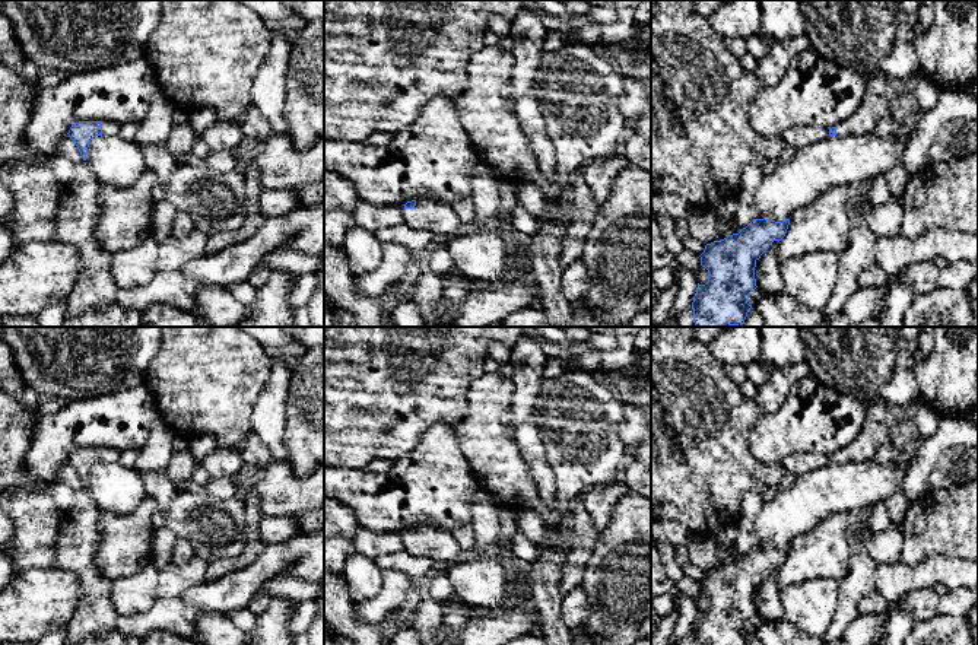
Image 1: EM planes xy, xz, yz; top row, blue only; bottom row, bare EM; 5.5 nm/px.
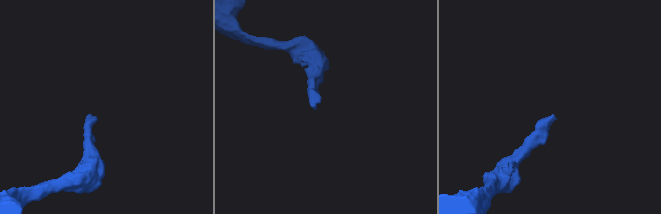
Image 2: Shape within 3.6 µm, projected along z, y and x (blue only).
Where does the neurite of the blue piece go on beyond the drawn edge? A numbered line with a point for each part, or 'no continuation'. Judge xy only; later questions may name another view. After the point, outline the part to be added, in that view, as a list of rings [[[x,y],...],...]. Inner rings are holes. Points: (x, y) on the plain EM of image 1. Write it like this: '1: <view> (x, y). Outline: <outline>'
1: xy (110, 456). Outline: [[[102,447],[102,463],[118,463],[120,451],[114,448]]]

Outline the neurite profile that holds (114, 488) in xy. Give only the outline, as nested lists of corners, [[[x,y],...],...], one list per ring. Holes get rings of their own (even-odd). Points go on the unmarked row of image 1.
[[[96,463],[91,467],[86,490],[102,512],[127,515],[147,498],[140,471],[120,463]]]

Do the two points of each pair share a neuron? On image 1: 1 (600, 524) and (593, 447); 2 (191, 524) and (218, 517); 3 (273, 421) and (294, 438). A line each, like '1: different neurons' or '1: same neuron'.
1: different neurons
2: same neuron
3: different neurons

